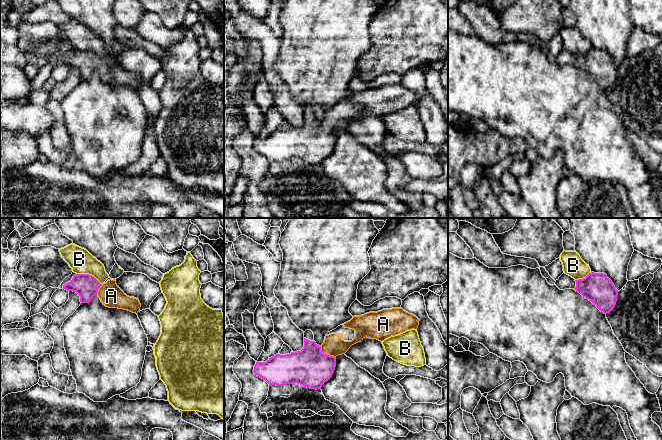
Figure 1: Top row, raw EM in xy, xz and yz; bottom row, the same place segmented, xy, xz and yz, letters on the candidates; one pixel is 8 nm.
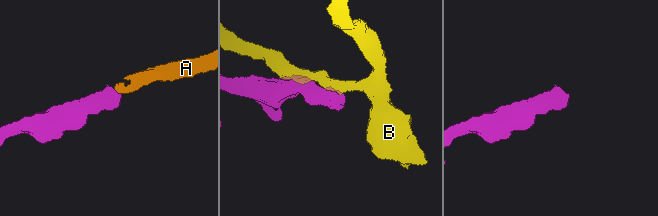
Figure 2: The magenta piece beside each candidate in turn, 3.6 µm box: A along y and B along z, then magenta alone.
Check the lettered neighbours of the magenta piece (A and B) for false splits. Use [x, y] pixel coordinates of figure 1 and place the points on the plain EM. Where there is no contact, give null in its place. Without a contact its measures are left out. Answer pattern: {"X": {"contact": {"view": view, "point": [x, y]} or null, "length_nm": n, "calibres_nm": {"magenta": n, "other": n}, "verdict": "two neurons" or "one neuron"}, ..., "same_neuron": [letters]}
{"A": {"contact": {"view": "xz", "point": [326, 130]}, "length_nm": 160, "calibres_nm": {"magenta": 320, "other": 170}, "verdict": "one neuron"}, "B": {"contact": {"view": "xy", "point": [88, 50]}, "length_nm": 220, "calibres_nm": {"magenta": 190, "other": 190}, "verdict": "two neurons"}, "same_neuron": ["A"]}

